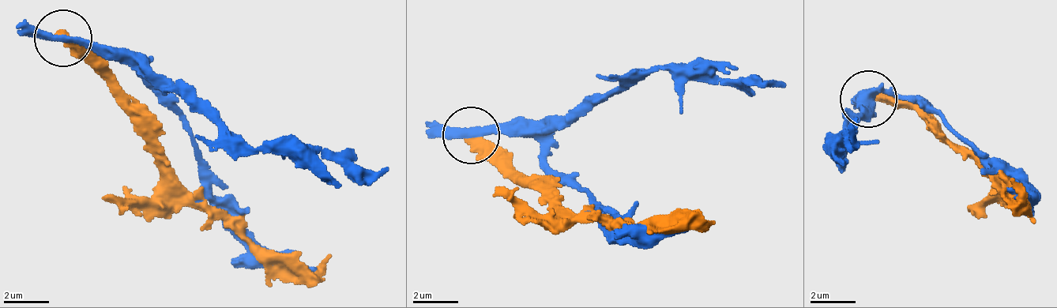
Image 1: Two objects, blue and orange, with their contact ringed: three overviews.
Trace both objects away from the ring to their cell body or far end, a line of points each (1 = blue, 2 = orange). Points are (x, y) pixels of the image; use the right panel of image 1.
1: (870, 100), (866, 92), (876, 88), (904, 95), (941, 118), (979, 156), (1017, 179), (1017, 197)
2: (870, 100), (885, 94), (1025, 198), (1011, 178)

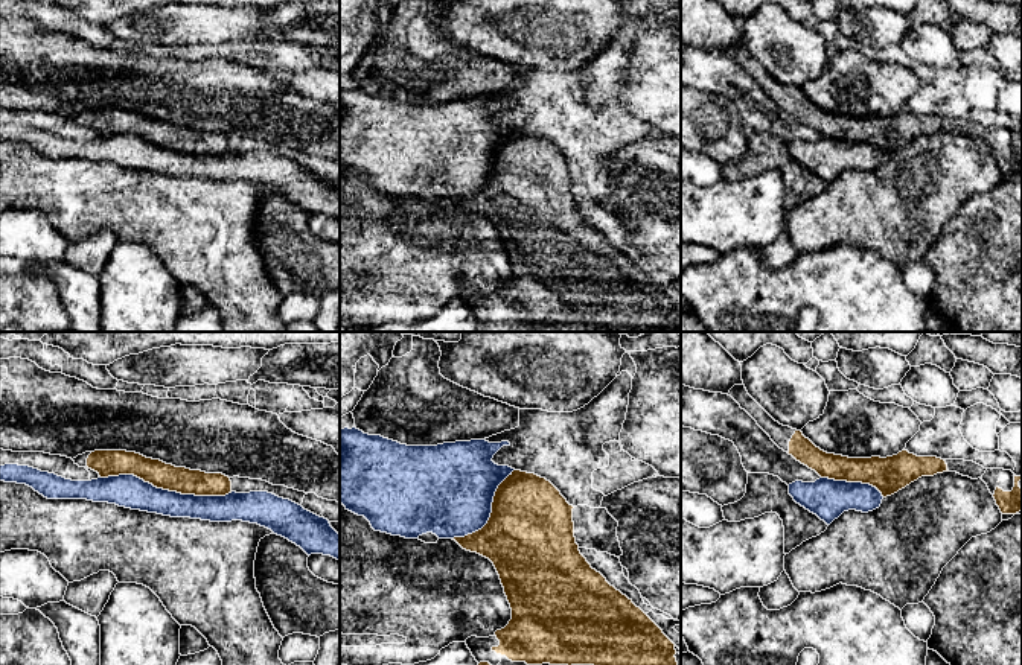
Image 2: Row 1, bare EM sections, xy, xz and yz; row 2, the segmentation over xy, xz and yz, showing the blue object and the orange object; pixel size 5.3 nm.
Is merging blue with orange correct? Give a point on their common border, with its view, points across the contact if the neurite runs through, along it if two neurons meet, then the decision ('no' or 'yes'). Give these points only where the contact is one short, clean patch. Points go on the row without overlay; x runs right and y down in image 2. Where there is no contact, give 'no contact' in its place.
meets blue in xy at (166, 149); no

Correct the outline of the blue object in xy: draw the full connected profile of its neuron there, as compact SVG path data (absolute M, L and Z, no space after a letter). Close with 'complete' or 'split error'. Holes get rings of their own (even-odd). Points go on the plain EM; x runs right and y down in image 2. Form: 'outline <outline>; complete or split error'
outline M18 123L0 125L0 140L26 143L47 158L87 158L171 177L257 183L295 202L308 215L340 219L340 193L327 178L268 151L195 155L157 148L134 134L72 140Z; complete

